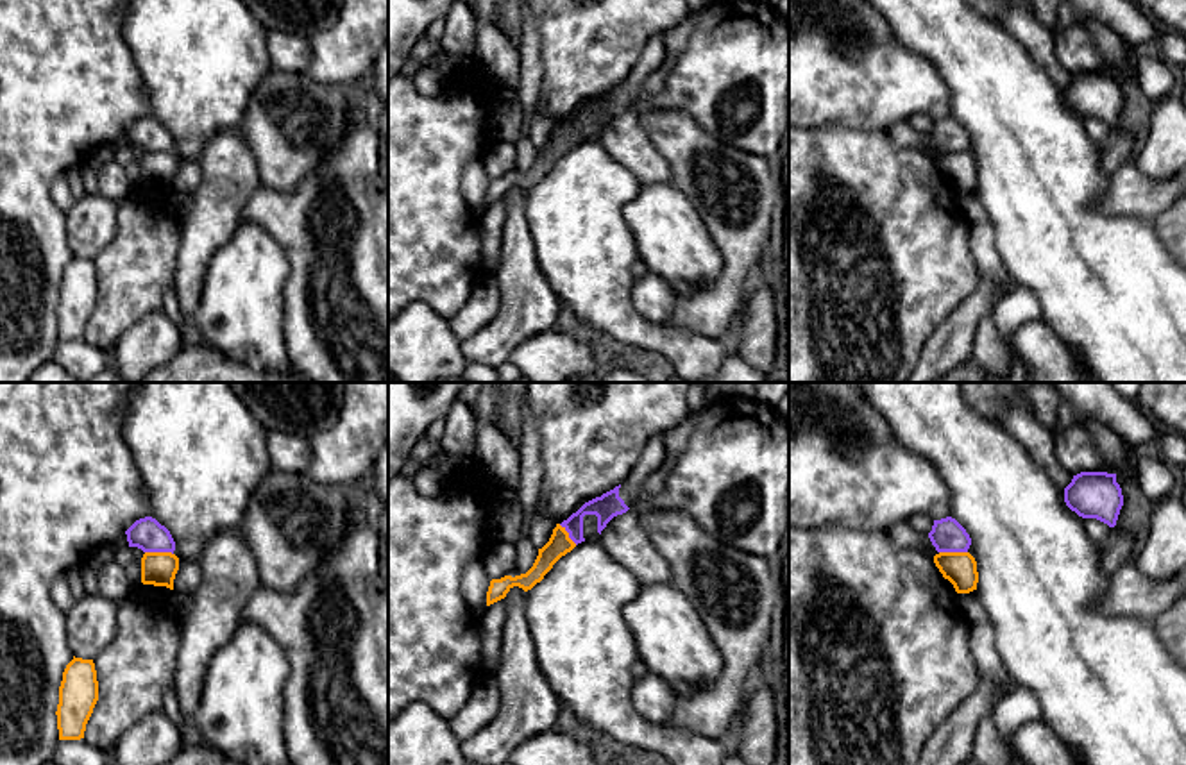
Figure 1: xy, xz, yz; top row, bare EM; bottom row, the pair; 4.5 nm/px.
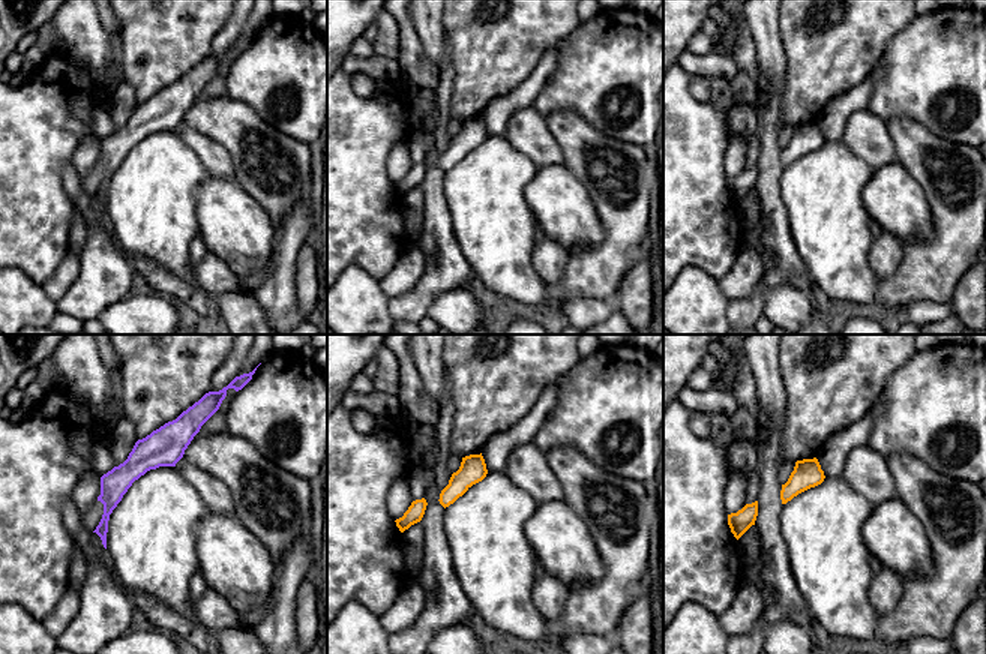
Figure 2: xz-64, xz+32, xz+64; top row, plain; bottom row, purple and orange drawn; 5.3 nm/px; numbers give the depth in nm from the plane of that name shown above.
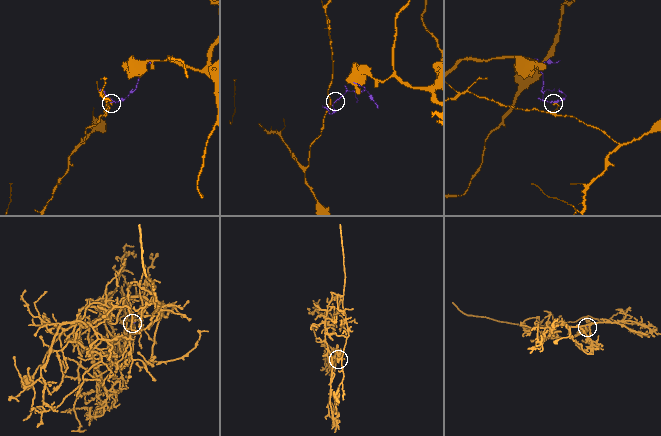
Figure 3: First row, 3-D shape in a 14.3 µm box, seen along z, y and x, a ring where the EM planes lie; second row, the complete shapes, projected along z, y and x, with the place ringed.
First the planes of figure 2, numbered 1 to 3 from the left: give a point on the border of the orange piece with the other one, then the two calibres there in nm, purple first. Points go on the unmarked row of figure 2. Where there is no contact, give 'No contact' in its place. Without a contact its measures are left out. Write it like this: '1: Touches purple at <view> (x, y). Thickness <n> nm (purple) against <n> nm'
1: No contact
2: No contact
3: No contact

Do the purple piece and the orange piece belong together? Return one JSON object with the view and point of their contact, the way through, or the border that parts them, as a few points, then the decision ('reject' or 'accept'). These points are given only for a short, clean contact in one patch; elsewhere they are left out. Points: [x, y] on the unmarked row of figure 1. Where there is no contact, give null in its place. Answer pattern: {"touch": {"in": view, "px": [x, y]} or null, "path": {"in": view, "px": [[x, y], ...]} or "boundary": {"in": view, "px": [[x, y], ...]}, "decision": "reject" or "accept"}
{"touch": {"in": "xy", "px": [160, 151]}, "boundary": {"in": "xy", "px": [[145, 151], [169, 151], [172, 154]]}, "decision": "reject"}

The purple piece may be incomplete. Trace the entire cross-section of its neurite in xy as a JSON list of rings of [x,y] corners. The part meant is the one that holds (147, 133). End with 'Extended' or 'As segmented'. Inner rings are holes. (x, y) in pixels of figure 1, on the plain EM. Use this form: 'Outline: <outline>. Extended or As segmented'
Outline: [[[145,116],[136,120],[127,130],[129,147],[138,147],[143,152],[172,152],[175,141],[170,130],[161,125],[156,118]]]. As segmented

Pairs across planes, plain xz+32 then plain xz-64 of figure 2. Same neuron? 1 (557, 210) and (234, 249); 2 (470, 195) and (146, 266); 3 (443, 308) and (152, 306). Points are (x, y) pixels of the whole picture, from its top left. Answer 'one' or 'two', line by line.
1: one
2: two
3: one

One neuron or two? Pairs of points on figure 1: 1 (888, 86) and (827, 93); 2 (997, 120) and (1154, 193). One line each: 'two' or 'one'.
1: one
2: two

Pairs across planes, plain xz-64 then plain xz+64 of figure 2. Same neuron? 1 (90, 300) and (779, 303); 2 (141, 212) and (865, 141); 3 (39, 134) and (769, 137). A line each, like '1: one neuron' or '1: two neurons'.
1: two neurons
2: two neurons
3: two neurons

